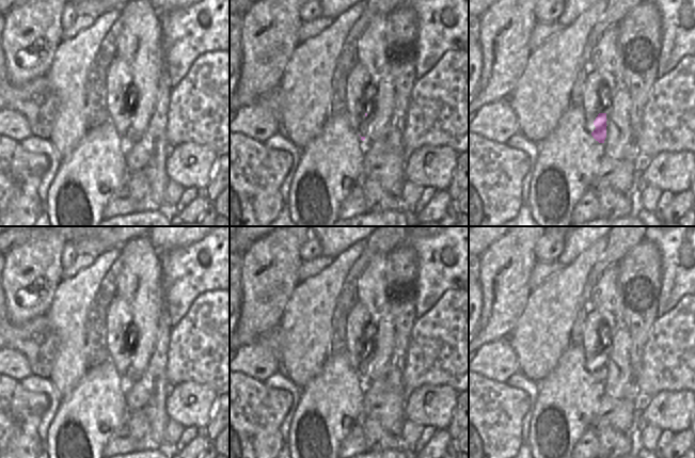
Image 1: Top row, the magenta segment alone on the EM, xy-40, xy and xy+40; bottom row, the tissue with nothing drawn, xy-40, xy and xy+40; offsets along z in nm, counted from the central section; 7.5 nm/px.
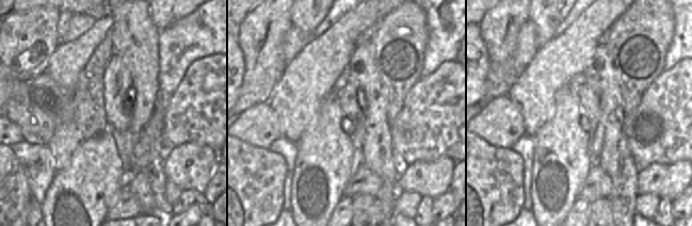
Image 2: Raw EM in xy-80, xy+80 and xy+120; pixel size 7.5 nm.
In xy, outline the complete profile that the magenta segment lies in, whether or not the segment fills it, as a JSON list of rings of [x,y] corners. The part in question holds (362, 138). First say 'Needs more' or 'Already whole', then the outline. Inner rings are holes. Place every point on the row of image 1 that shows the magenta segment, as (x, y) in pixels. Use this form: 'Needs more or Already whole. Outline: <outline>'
Needs more. Outline: [[[356,62],[346,78],[346,114],[352,129],[365,140],[369,125],[367,91],[369,76],[364,66]]]

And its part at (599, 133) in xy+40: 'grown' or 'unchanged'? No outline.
grown

